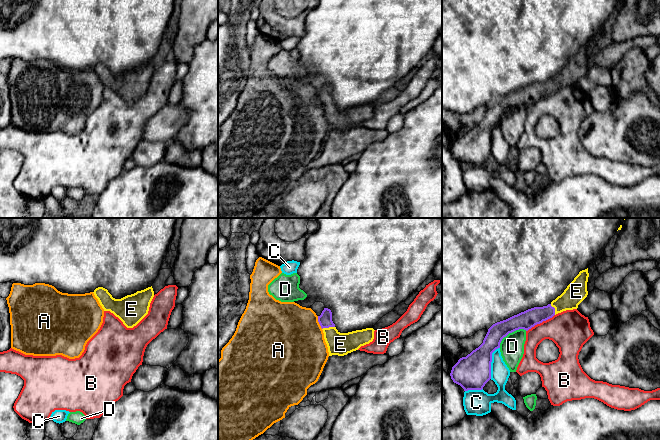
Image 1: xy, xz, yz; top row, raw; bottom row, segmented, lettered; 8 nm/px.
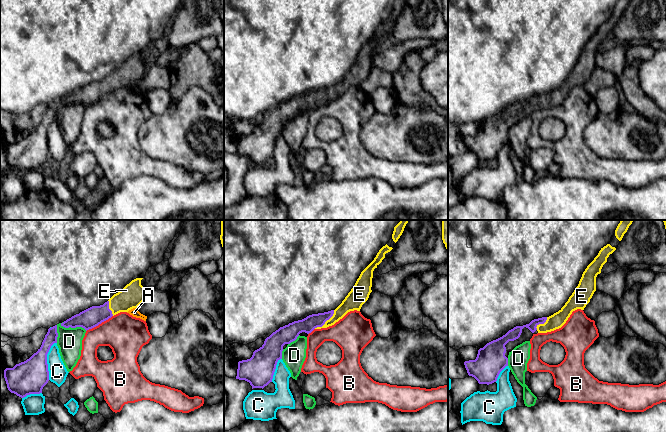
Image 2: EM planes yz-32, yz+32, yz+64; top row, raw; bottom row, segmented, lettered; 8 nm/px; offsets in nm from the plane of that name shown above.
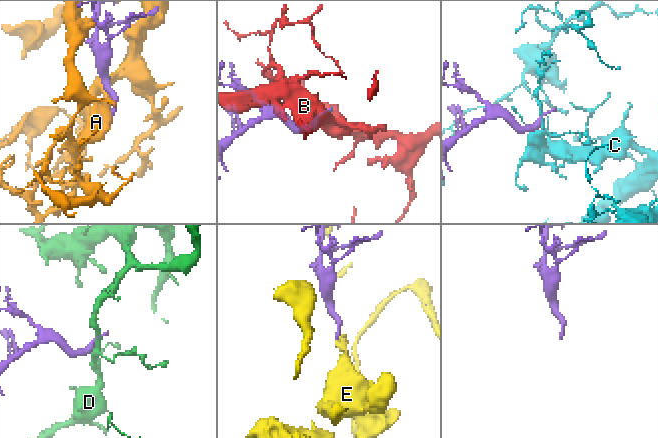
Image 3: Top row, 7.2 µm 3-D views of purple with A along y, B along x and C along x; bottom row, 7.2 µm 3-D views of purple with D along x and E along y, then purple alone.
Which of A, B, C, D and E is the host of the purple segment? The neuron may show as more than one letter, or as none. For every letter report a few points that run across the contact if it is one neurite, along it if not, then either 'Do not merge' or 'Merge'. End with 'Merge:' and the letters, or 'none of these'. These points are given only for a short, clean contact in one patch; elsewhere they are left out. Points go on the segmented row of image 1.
A: Do not merge
B: Do not merge
C: Do not merge
D: Line: yz (526, 330), (519, 329), (509, 332), (502, 339), (499, 347). Do not merge
E: Line: xz (325, 319), (328, 327), (331, 335), (340, 344). Merge
Merge: E

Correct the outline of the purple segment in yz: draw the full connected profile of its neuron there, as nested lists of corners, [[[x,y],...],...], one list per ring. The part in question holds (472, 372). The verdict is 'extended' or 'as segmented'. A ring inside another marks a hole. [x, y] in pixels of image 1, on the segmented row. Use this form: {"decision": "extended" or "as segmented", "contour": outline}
{"decision": "extended", "contour": [[[588,268],[579,272],[564,292],[543,307],[534,307],[493,324],[483,343],[466,357],[462,357],[452,367],[450,376],[464,391],[482,390],[491,379],[492,353],[500,348],[504,337],[519,329],[528,331],[554,315],[566,310],[577,309],[587,297]]]}

